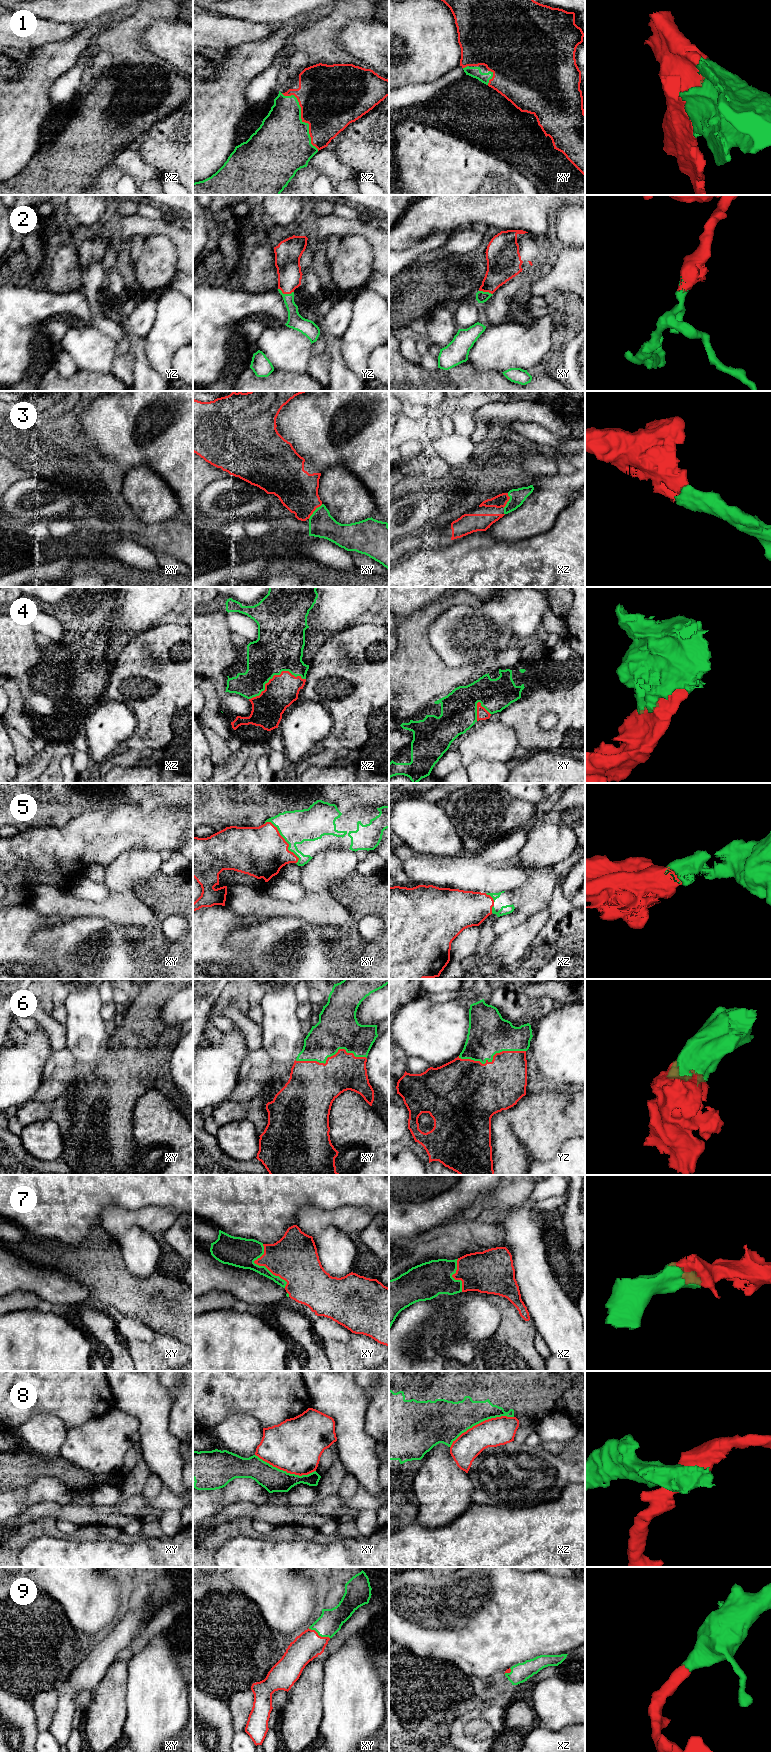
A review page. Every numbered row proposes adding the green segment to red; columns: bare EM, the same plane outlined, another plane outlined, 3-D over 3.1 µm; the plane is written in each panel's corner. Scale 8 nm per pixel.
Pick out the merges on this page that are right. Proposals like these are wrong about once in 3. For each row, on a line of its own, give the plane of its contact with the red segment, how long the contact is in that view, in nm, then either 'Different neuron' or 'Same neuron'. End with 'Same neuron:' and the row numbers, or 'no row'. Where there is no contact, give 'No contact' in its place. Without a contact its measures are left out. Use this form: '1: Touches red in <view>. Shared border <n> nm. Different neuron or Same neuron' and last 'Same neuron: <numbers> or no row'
1: Touches red in xz. Shared border 550 nm. Same neuron
2: Touches red in yz. Shared border 130 nm. Same neuron
3: Touches red in xy. Shared border 170 nm. Same neuron
4: Touches red in xz. Shared border 480 nm. Same neuron
5: Touches red in xy. Shared border 420 nm. Same neuron
6: Touches red in xy. Shared border 600 nm. Same neuron
7: Touches red in xy. Shared border 400 nm. Same neuron
8: Touches red in xz. Shared border 550 nm. Different neuron
9: Touches red in xy. Shared border 190 nm. Same neuron
Same neuron: 1, 2, 3, 4, 5, 6, 7, 9

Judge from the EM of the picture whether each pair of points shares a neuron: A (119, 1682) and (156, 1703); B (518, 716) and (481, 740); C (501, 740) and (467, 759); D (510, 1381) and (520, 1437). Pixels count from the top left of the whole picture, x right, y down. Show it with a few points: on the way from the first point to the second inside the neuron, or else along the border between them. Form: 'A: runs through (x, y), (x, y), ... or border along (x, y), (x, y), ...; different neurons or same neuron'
A: border along (128, 1663), (126, 1710); different neurons
B: border along (499, 719), (515, 732), (517, 745); different neurons
C: runs through (493, 741), (483, 743), (475, 751); same neuron
D: border along (536, 1421), (522, 1419), (519, 1422); different neurons

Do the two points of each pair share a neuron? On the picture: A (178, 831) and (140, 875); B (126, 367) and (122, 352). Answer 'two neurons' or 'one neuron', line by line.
A: two neurons
B: one neuron

